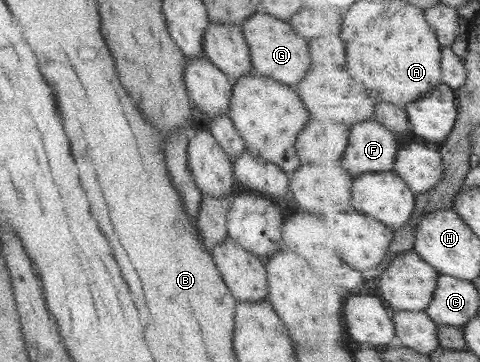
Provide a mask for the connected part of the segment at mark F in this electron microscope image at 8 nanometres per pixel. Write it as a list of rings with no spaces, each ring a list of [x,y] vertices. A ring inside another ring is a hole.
[[[374,118],[350,128],[349,146],[341,164],[354,177],[367,172],[394,171],[399,150],[395,131]]]

